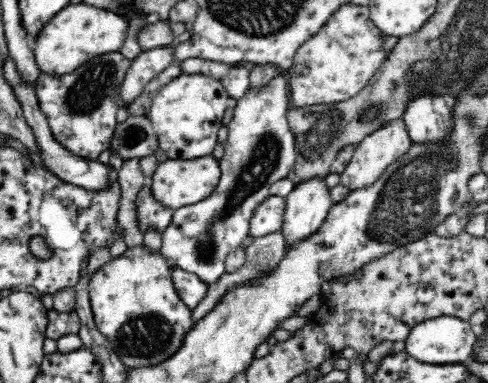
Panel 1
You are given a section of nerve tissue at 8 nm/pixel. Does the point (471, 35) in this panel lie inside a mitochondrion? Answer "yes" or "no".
yes

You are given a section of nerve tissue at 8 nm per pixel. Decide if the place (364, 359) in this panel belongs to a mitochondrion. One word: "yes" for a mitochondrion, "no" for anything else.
no

